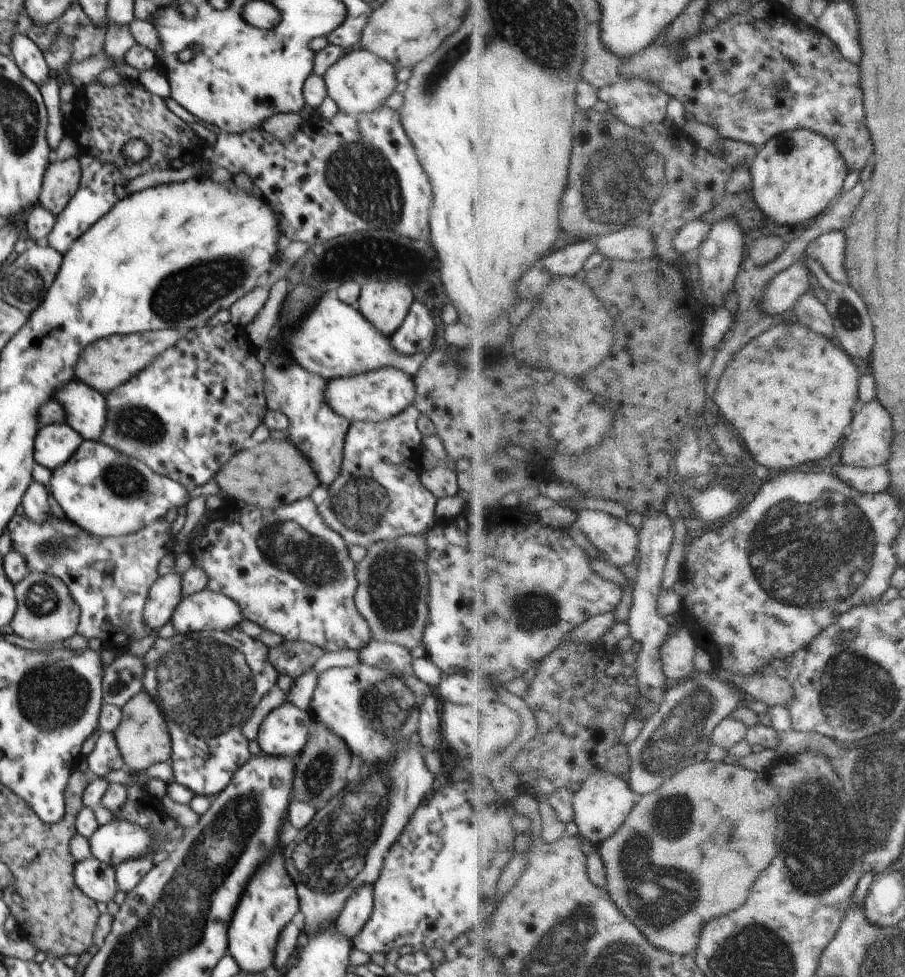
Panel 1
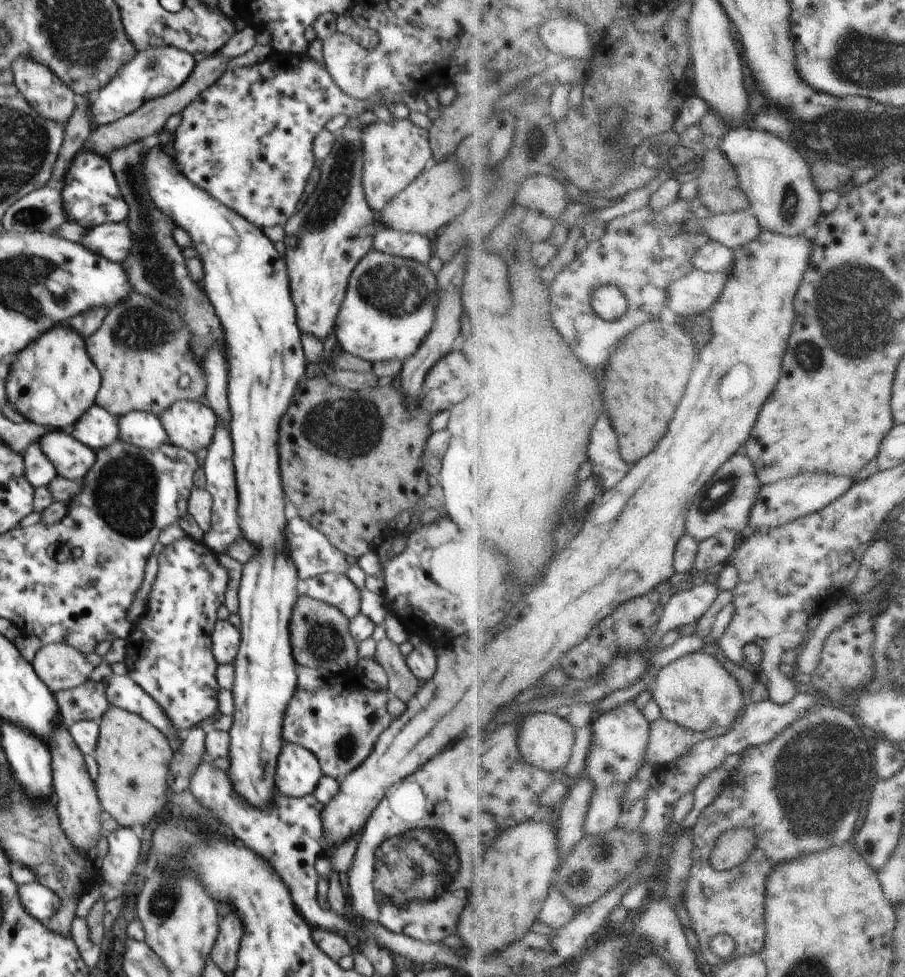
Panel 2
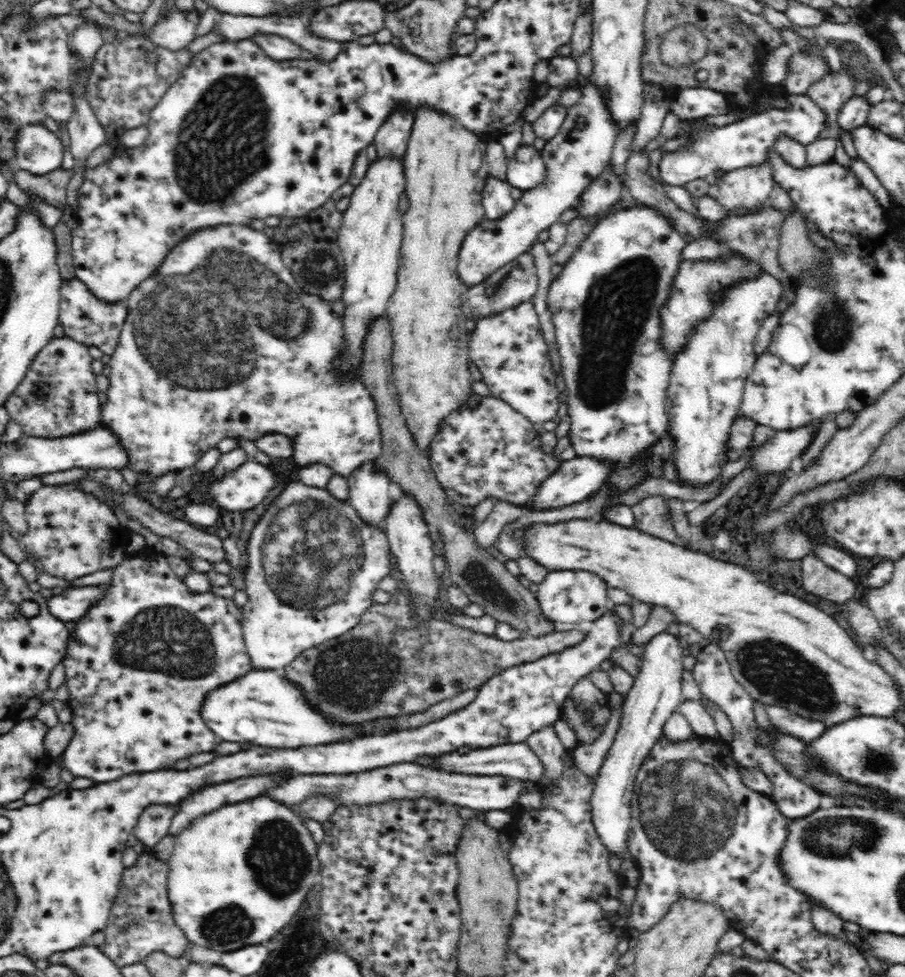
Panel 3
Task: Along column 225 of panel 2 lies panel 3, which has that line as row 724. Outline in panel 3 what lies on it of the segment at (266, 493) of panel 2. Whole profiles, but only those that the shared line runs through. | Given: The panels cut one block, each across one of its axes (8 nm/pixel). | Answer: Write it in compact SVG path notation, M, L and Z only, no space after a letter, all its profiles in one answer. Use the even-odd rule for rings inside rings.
M253 668L234 682L223 684L224 688L212 689L199 708L204 724L218 736L218 741L240 744L252 742L272 748L300 748L328 742L348 742L358 736L354 732L354 726L340 726L324 720L320 712L314 712L314 708L306 702L304 694L282 676L284 675L280 670Z

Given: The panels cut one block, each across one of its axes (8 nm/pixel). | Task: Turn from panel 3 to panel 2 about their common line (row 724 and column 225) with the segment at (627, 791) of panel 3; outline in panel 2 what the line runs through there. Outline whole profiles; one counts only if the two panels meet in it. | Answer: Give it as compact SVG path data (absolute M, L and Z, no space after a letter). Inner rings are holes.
M218 619L211 634L212 654L219 665L232 663L237 655L241 634L228 619Z

